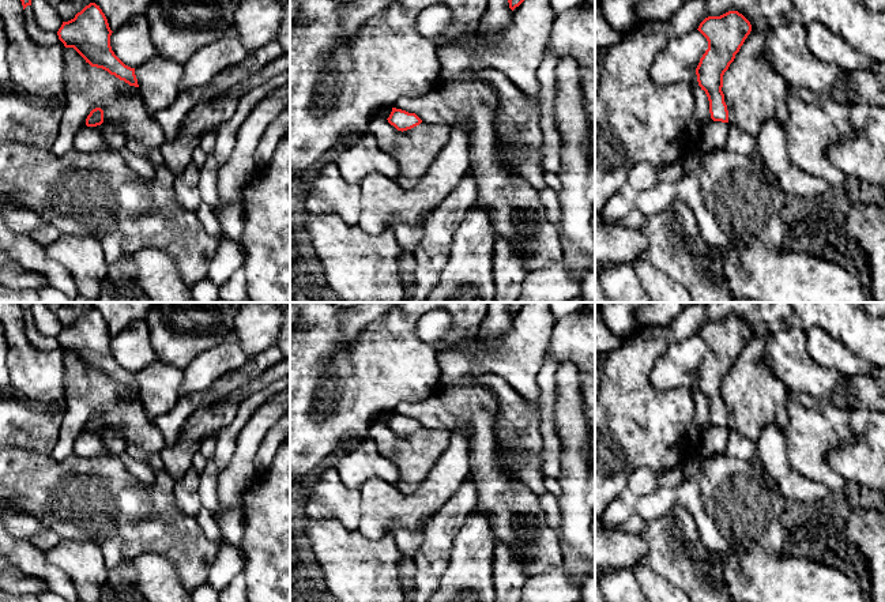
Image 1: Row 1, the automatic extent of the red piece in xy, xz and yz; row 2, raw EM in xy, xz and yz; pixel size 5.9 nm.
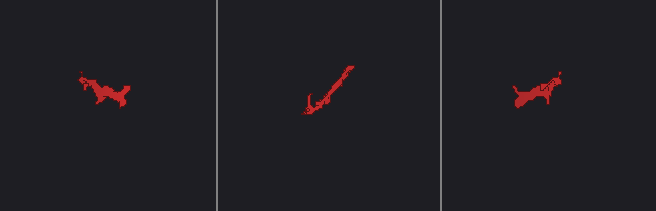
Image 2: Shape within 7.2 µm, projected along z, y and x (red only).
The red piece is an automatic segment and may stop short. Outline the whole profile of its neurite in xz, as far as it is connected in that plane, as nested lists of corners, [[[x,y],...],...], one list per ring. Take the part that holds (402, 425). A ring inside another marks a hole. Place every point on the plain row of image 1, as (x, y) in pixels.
[[[392,413],[392,417],[387,425],[391,430],[402,437],[411,434],[422,428],[422,425],[415,418],[408,418],[396,413]]]

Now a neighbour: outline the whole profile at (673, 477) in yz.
[[[683,466],[659,471],[659,485],[663,488],[675,488],[682,484],[683,475]]]

